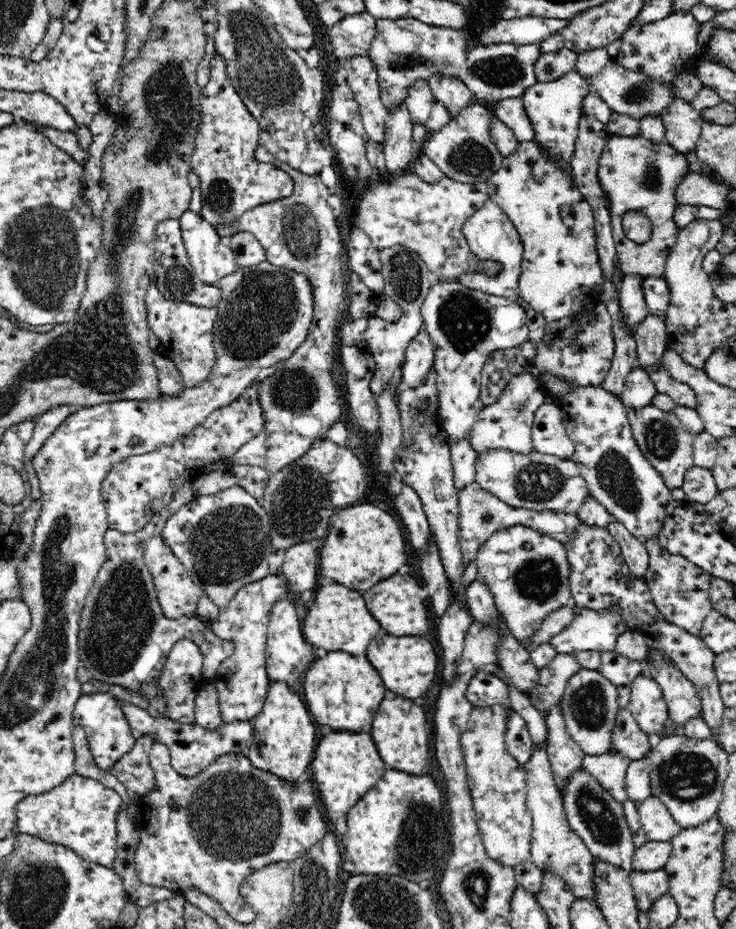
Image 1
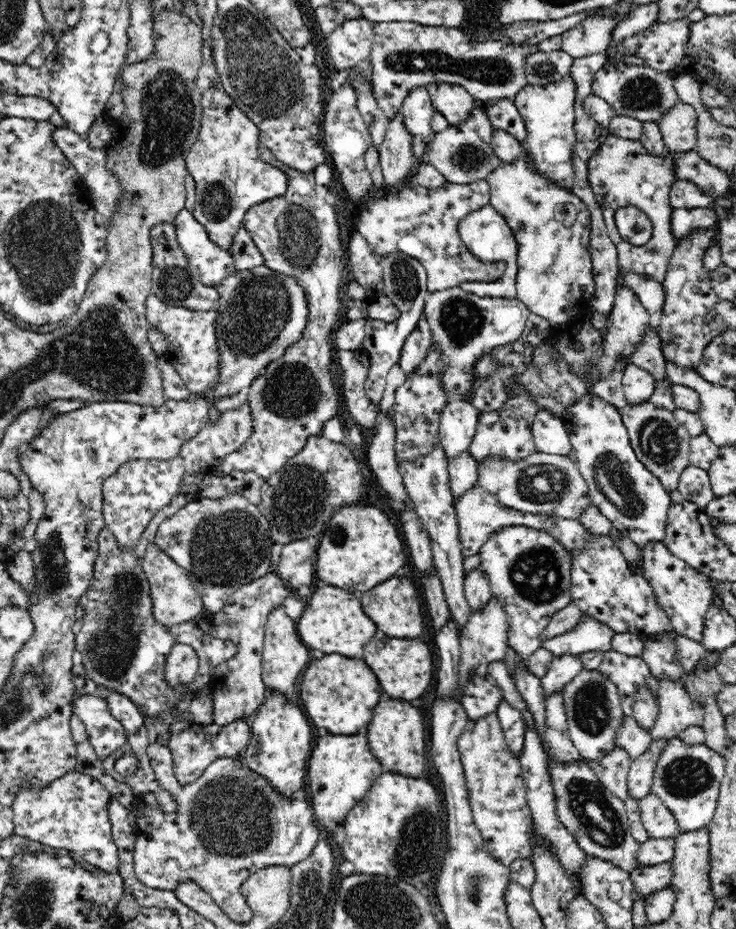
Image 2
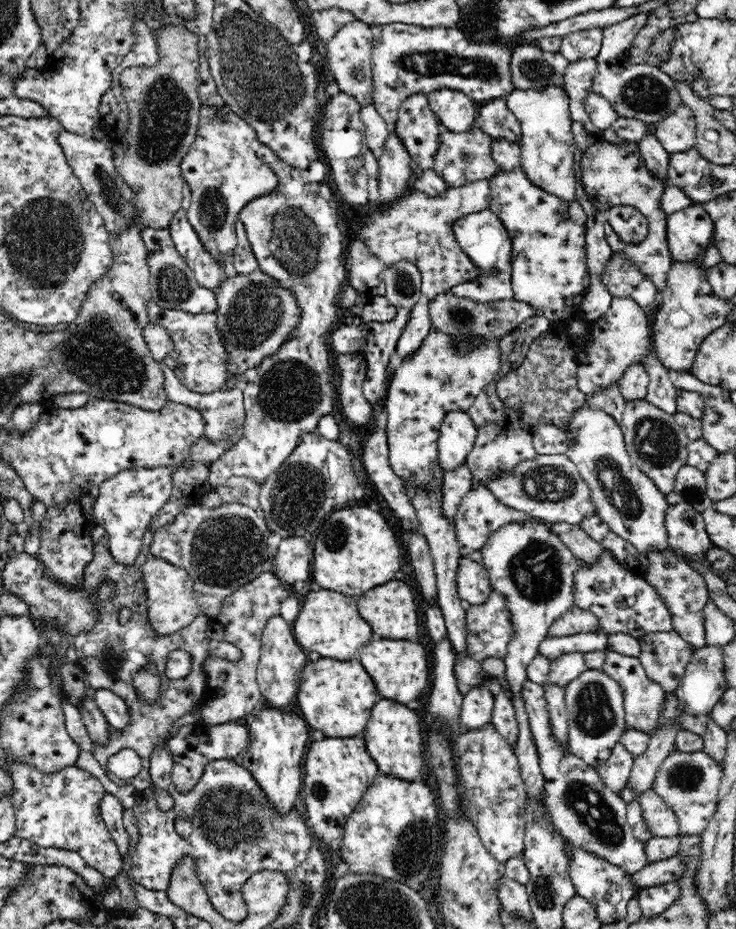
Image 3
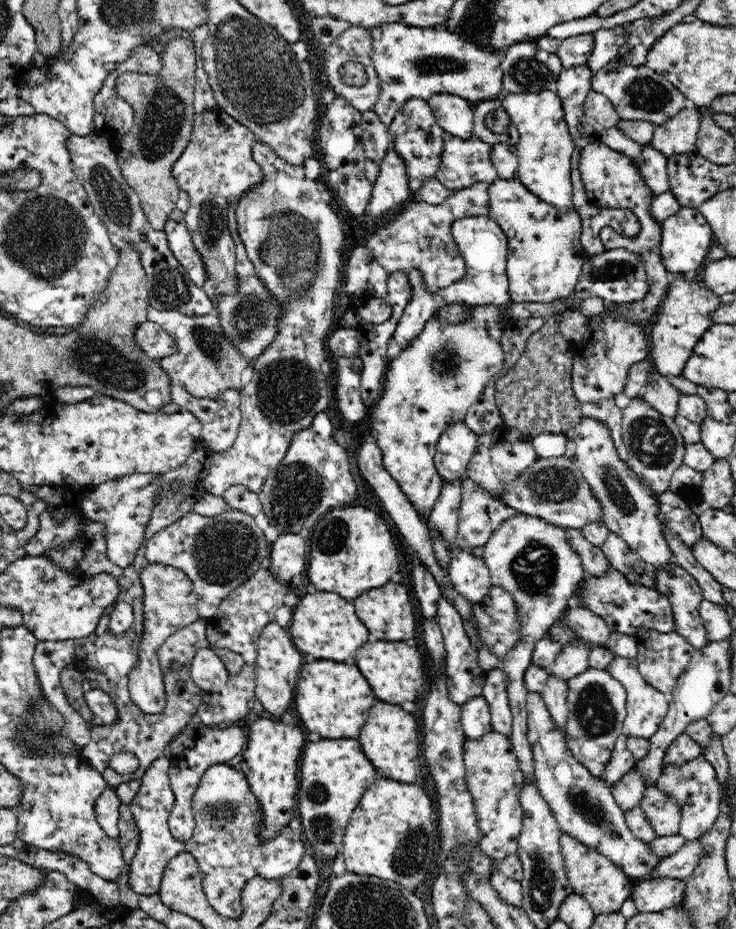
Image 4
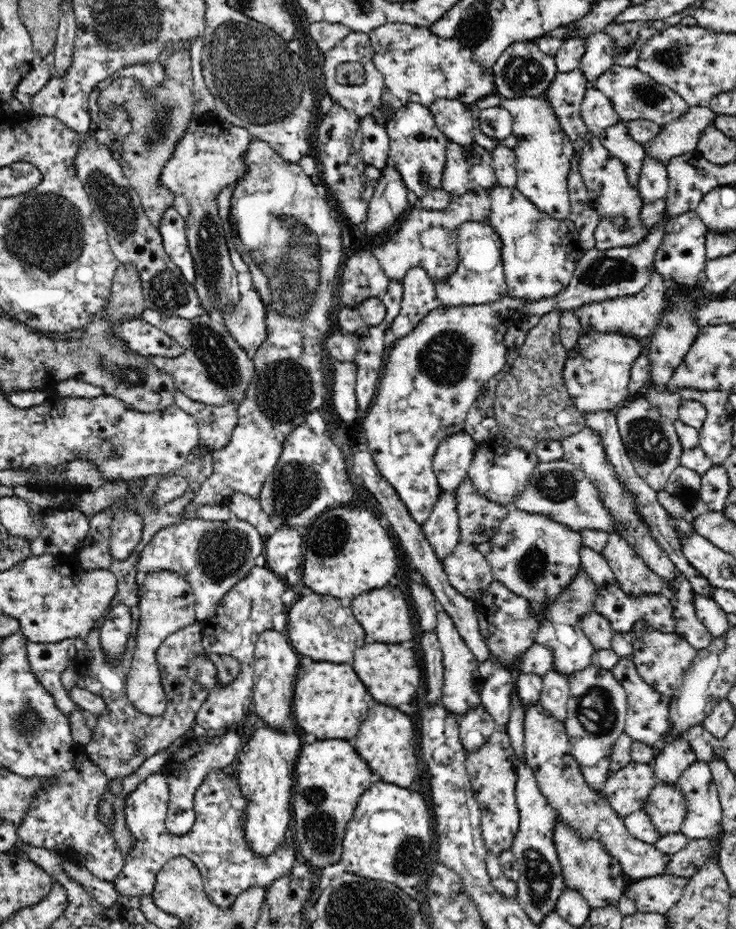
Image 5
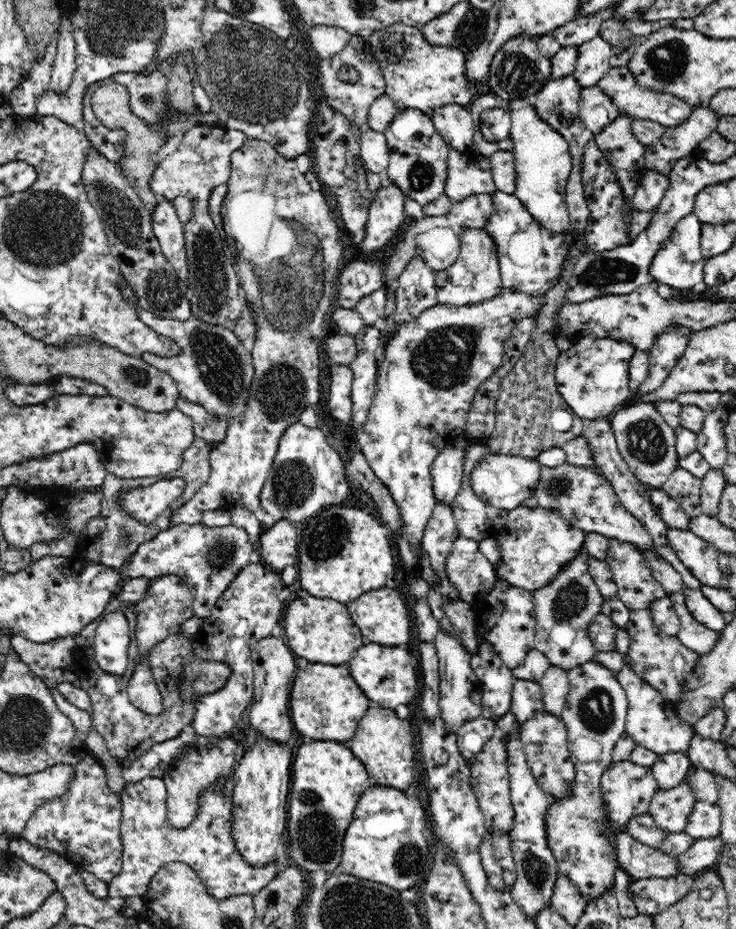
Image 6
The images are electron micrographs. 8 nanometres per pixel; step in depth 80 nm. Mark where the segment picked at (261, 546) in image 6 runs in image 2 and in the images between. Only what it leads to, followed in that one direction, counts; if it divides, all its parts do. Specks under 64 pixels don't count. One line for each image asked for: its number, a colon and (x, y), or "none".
2: (296, 566)
3: (292, 562)
4: (289, 553)
5: (283, 550)

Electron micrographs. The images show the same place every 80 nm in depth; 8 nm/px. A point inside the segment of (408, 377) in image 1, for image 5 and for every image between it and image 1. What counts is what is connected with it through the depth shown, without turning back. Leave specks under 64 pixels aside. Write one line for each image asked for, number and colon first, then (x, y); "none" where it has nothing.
2: (416, 345)
3: (417, 327)
4: (422, 304)
5: (419, 297)

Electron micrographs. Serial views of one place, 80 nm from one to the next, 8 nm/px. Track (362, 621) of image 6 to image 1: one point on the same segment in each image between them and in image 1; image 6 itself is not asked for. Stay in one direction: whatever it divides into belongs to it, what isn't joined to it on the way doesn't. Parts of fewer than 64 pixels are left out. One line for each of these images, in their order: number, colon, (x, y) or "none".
1: (400, 604)
2: (395, 606)
3: (391, 610)
4: (387, 612)
5: (384, 612)

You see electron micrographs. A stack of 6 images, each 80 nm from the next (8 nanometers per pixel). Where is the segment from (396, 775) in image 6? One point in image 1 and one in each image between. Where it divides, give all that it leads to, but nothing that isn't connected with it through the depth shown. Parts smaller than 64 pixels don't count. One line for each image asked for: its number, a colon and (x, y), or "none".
1: (400, 730)
2: (396, 736)
3: (393, 737)
4: (389, 739)
5: (386, 740)

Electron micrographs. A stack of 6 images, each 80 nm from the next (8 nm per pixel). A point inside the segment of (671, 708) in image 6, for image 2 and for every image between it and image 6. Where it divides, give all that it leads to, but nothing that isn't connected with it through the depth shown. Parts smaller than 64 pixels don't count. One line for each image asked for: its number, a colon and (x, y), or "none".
2: (628, 673)
3: (643, 698)
4: (646, 707)
5: (647, 721)

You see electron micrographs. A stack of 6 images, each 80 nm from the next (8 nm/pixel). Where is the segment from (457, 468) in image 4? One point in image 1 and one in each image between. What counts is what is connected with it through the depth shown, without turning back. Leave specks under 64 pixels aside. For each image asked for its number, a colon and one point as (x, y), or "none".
1: (466, 326)
2: (464, 326)
3: (458, 433)

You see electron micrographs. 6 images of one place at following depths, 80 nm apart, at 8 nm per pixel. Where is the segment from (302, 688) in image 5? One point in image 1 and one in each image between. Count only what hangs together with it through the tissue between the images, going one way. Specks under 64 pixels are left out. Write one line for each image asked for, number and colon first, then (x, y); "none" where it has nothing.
1: (342, 691)
2: (338, 693)
3: (336, 697)
4: (332, 698)

